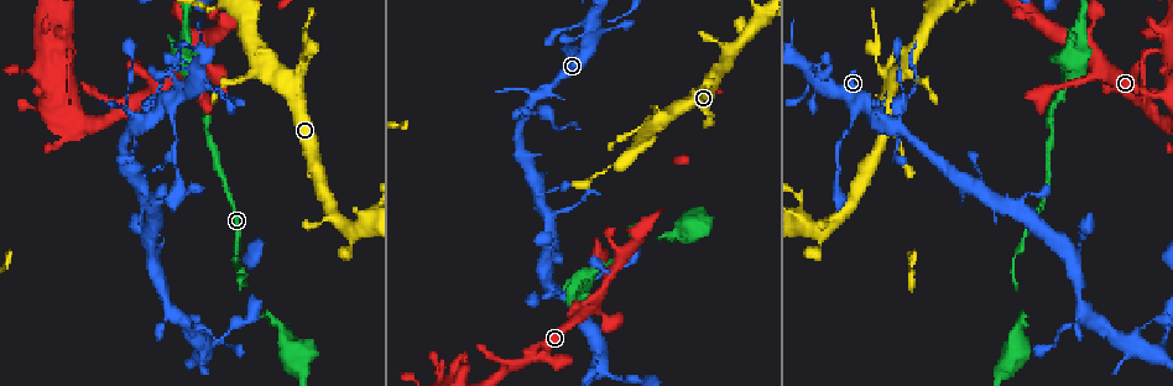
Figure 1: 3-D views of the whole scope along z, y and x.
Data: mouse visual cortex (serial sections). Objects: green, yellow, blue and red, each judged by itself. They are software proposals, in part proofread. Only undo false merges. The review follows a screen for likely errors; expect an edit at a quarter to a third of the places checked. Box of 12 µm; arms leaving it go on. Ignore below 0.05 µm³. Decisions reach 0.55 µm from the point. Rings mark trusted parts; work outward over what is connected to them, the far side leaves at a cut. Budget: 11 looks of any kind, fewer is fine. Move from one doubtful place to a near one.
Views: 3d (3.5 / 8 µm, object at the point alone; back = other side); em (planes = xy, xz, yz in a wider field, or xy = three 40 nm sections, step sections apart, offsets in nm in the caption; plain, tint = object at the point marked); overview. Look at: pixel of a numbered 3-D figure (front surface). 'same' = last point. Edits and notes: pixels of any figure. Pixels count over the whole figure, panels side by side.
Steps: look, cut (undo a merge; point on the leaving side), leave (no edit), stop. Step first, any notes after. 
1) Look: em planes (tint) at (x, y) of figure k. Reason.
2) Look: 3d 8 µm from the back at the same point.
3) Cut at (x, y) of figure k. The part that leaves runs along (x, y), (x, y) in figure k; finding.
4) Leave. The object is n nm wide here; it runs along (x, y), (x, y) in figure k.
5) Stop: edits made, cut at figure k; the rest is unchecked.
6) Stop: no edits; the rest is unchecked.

Look: 3d 3.5 µm from the back at (1078, 64) of figure 1. Abrupt turn.

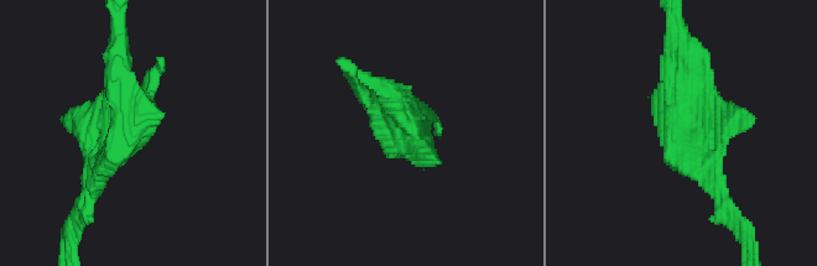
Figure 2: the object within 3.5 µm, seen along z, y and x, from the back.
Look: em xy step 1 (tint) at (407, 142) of figure 2. Now the EM.

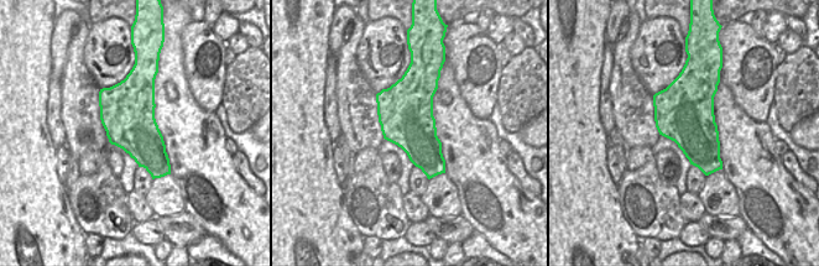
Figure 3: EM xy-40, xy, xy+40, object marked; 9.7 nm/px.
Leave. It runs along (714, 186), (676, 147), (674, 45) in figure 2; all the same cell.

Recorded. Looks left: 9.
Look: 3d 3.5 µm at (894, 123) of figure 1. Four-way junction.

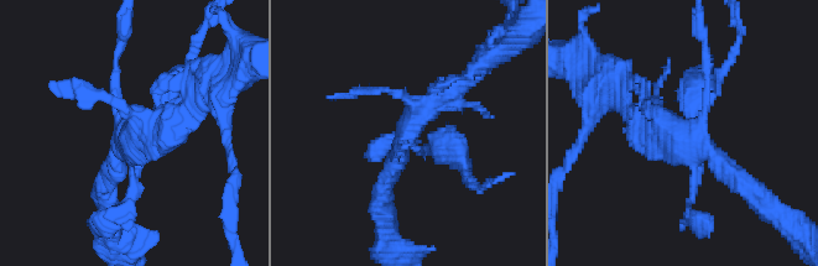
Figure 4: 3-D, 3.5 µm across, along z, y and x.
Look: em xy step 5 (tint) at (406, 129) of figure 4.

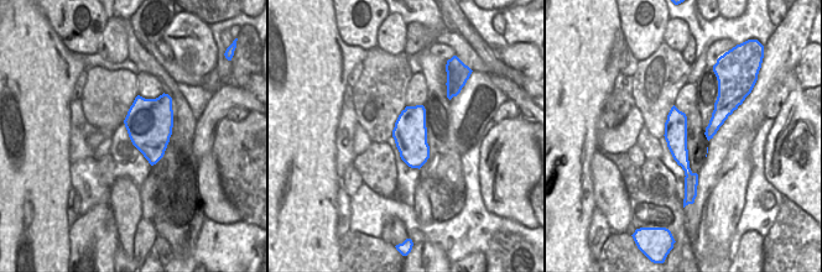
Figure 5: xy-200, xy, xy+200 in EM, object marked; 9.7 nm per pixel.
Look: em xy step 3 (tint) at the same point. Cut it another way.

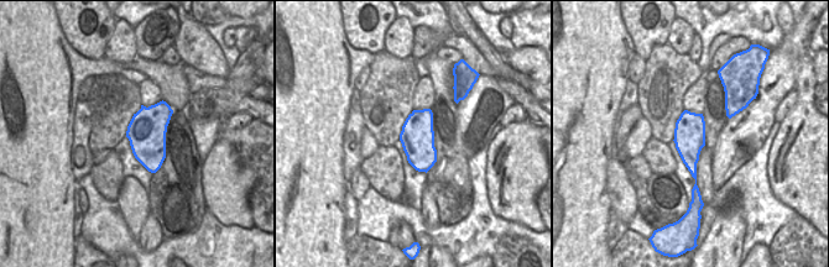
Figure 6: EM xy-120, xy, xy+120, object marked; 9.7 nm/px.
Cut at (126, 213) of figure 4. The object is 340 nm wide here; the part that leaves runs along (415, 147), (446, 145), (464, 173) in figure 4; two cells meet here.

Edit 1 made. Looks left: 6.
Look: 3d 3.5 µm from the back at (1087, 319) of figure 1.

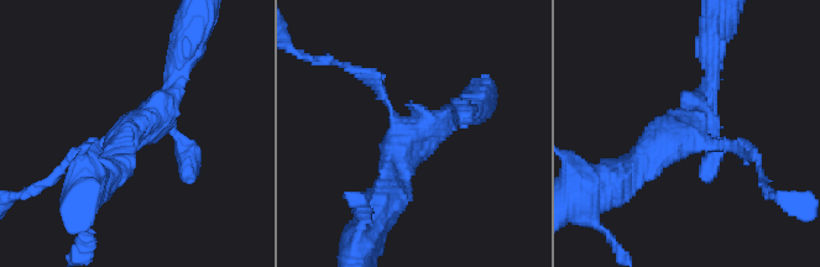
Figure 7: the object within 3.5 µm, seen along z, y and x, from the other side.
Look: em xy step 3 (tint) at (133, 133) of figure 7. Now the EM.

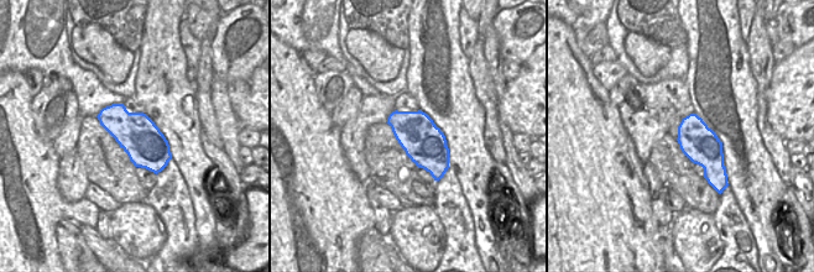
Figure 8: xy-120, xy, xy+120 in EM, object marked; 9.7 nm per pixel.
Look: em xy step 5 (tint) at the same point. Cut it another way.

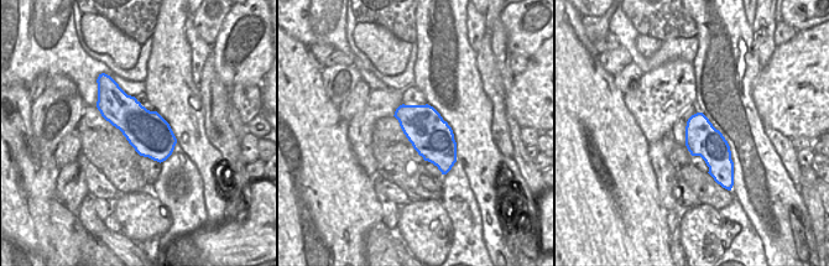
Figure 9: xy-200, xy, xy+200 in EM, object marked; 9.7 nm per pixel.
Leave. The object is 400 nm wide here; it runs along (711, 73), (696, 122), (623, 172) in figure 7; continuous, no second cell.

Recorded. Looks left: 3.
Look: 3d 3.5 µm at (348, 226) of figure 1. Abrupt turn.

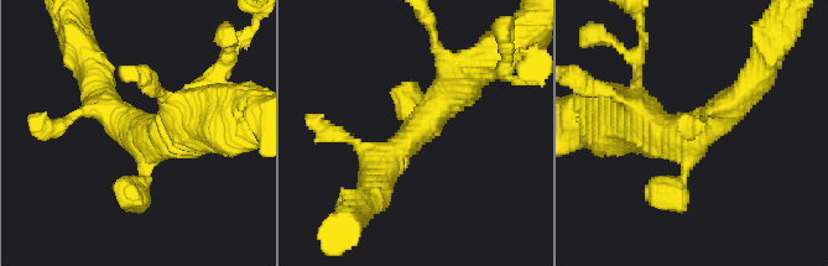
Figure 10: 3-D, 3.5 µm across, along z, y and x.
Look: em planes (tint) at (416, 126) of figure 10. 3 arms meet here; the arms are 250, 400, 500 nm wide.

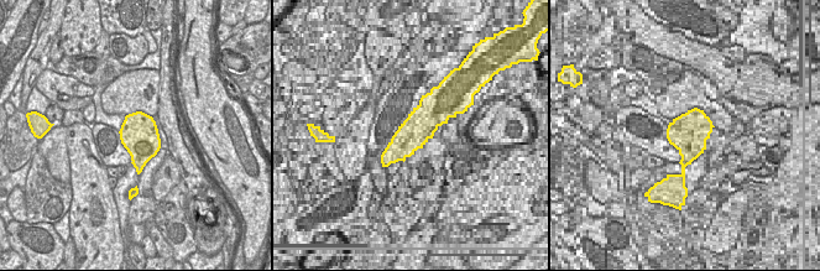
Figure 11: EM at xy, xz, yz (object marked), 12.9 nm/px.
Look: em xy step 5 (tint) at the same point.

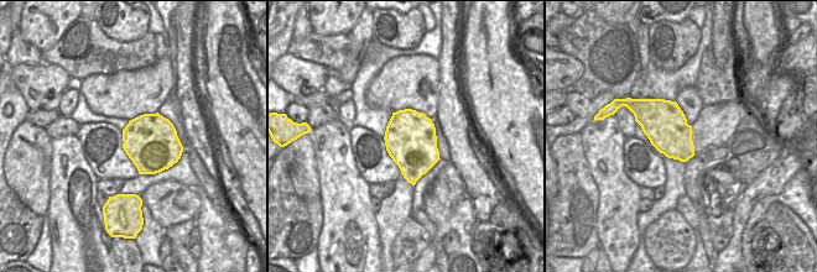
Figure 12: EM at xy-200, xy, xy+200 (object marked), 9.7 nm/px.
Leave. It runs along (379, 182), (383, 162), (474, 71) in figure 10; one cell here.

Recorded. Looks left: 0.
Stop: edits made, cut at figure 4; the rest is unchecked.

